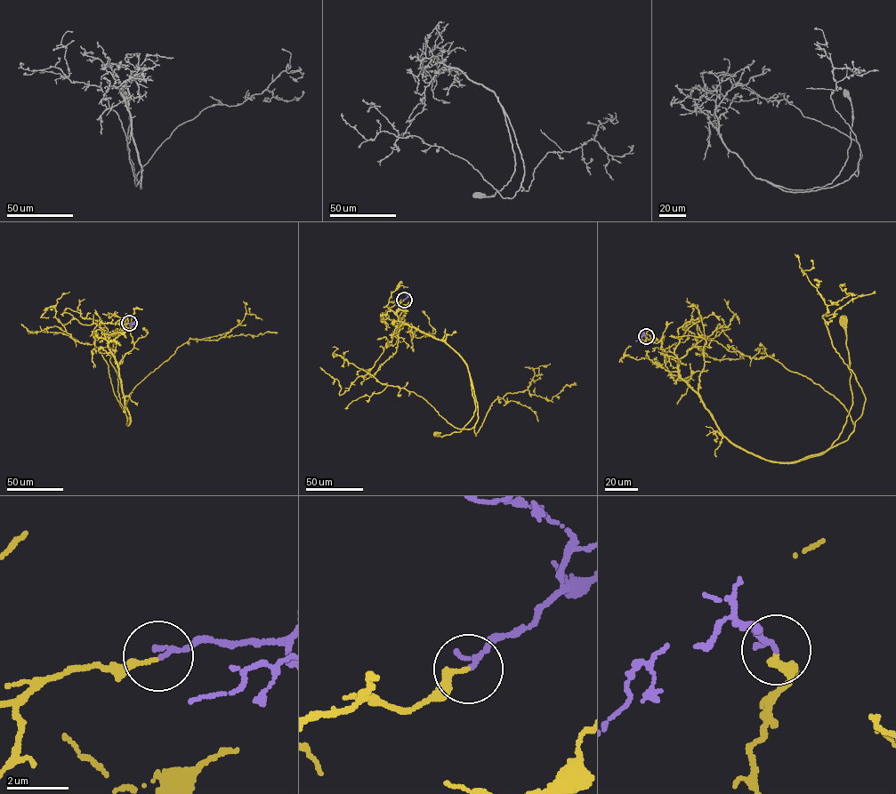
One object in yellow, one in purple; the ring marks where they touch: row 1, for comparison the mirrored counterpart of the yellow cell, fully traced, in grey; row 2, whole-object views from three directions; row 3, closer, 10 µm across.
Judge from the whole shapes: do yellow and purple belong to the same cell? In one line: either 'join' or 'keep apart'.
join

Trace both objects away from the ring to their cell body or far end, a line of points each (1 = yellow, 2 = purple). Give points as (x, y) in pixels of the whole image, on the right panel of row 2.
1: (646, 336), (677, 358), (679, 378), (722, 434), (762, 458), (793, 463), (829, 447), (852, 404), (843, 320)
2: (646, 336), (643, 334), (635, 340)

